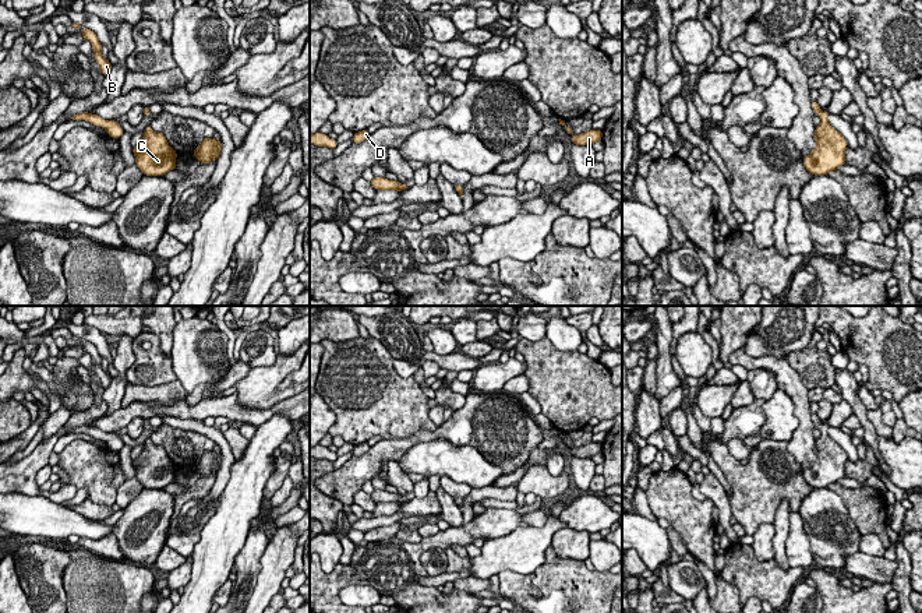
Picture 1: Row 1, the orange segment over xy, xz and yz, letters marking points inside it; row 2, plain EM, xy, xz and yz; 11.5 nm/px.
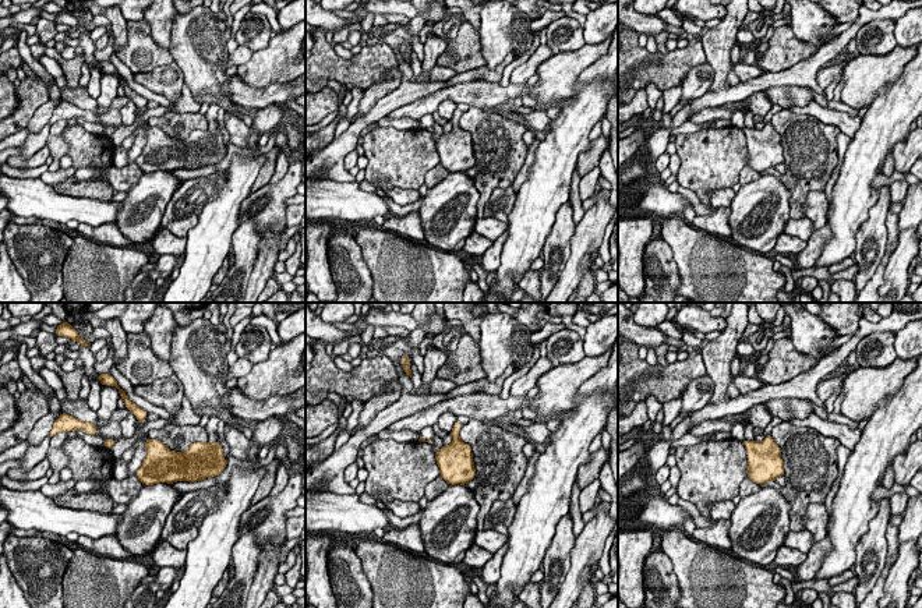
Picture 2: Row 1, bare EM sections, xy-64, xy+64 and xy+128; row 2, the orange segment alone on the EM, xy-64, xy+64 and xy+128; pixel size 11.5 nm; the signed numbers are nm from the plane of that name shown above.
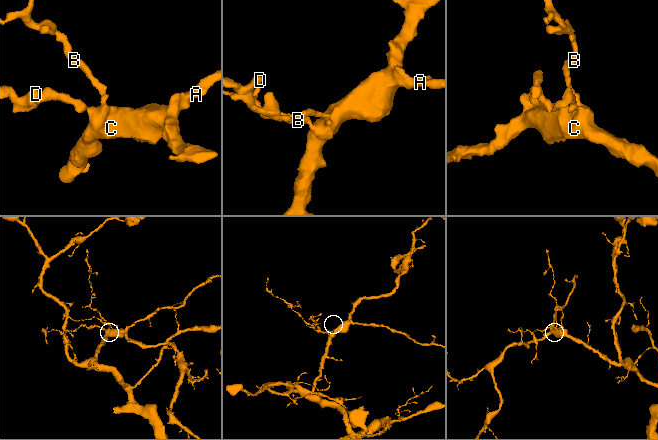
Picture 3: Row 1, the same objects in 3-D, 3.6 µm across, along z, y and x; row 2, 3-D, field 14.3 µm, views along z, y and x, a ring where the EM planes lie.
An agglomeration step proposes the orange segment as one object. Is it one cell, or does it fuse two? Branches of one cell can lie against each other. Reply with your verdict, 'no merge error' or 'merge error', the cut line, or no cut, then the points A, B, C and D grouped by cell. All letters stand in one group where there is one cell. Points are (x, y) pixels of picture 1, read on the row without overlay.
no merge error; no cut; A B C D

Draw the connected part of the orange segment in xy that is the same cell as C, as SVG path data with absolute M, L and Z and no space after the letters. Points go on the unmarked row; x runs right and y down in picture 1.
M145 440L144 450L133 461L135 478L146 489L165 489L176 482L177 465L169 458L163 445Z

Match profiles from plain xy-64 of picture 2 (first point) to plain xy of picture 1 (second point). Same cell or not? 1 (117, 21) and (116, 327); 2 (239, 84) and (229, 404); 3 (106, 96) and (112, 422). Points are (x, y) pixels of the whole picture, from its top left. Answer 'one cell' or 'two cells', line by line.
1: two cells
2: one cell
3: two cells

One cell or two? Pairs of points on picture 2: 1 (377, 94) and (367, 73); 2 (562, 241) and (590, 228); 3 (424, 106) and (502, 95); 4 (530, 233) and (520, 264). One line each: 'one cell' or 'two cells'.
1: two cells
2: two cells
3: one cell
4: one cell

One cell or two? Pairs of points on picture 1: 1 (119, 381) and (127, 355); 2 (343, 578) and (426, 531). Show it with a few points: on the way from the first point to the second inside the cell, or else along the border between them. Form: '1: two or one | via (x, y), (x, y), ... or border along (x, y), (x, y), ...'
1: one | via (122, 374), (123, 362)
2: two | border along (440, 531), (423, 538)

